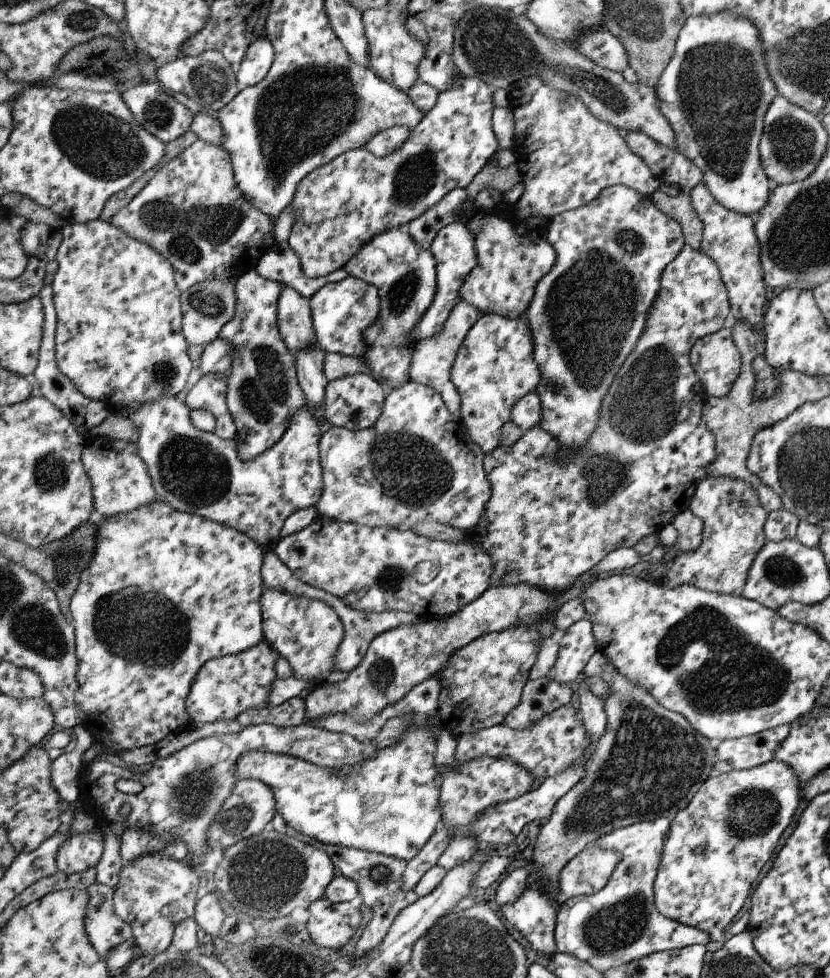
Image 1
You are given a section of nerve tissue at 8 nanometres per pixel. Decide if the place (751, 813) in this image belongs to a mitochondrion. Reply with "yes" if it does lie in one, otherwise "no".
yes

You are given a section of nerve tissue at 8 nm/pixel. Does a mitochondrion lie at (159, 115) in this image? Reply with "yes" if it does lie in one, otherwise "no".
yes

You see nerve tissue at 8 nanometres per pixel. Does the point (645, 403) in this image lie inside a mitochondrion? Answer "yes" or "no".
yes

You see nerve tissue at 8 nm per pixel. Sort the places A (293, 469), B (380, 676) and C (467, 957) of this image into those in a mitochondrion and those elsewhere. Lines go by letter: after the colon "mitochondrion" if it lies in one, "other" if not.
A: other
B: mitochondrion
C: mitochondrion

